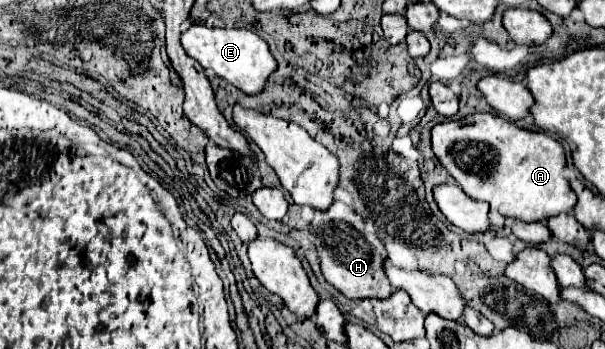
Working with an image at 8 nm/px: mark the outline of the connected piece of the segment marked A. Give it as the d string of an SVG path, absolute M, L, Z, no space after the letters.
M474 113L464 119L444 121L432 127L432 149L444 169L454 177L454 181L476 201L486 201L490 211L504 217L520 219L526 223L548 223L560 213L570 213L576 207L576 193L572 191L568 179L564 177L566 153L564 147L542 131L528 131L516 127L512 121L490 113Z

